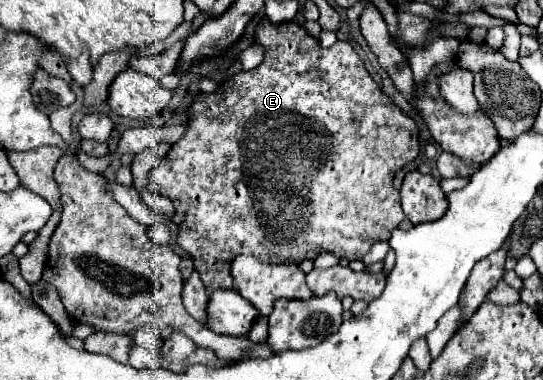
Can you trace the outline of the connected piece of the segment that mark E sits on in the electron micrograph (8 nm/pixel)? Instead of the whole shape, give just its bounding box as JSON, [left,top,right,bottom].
[148,32,418,290]

